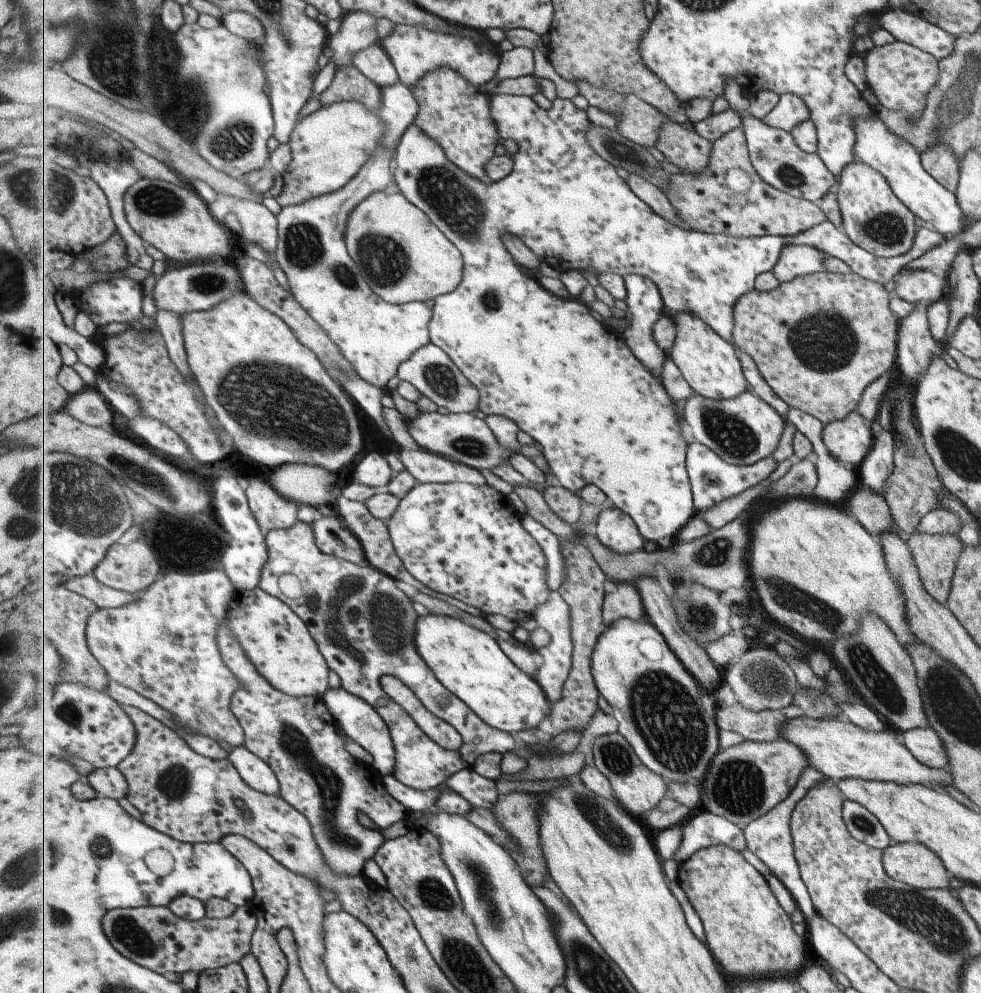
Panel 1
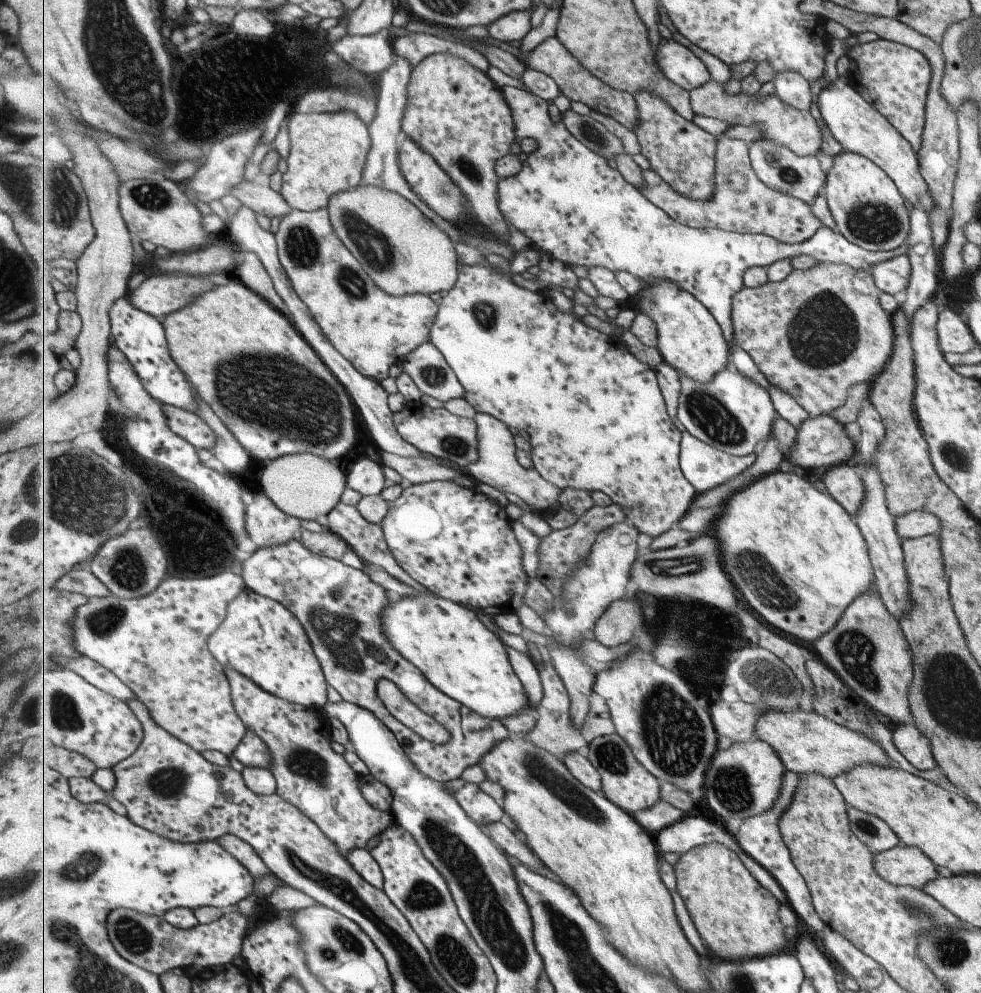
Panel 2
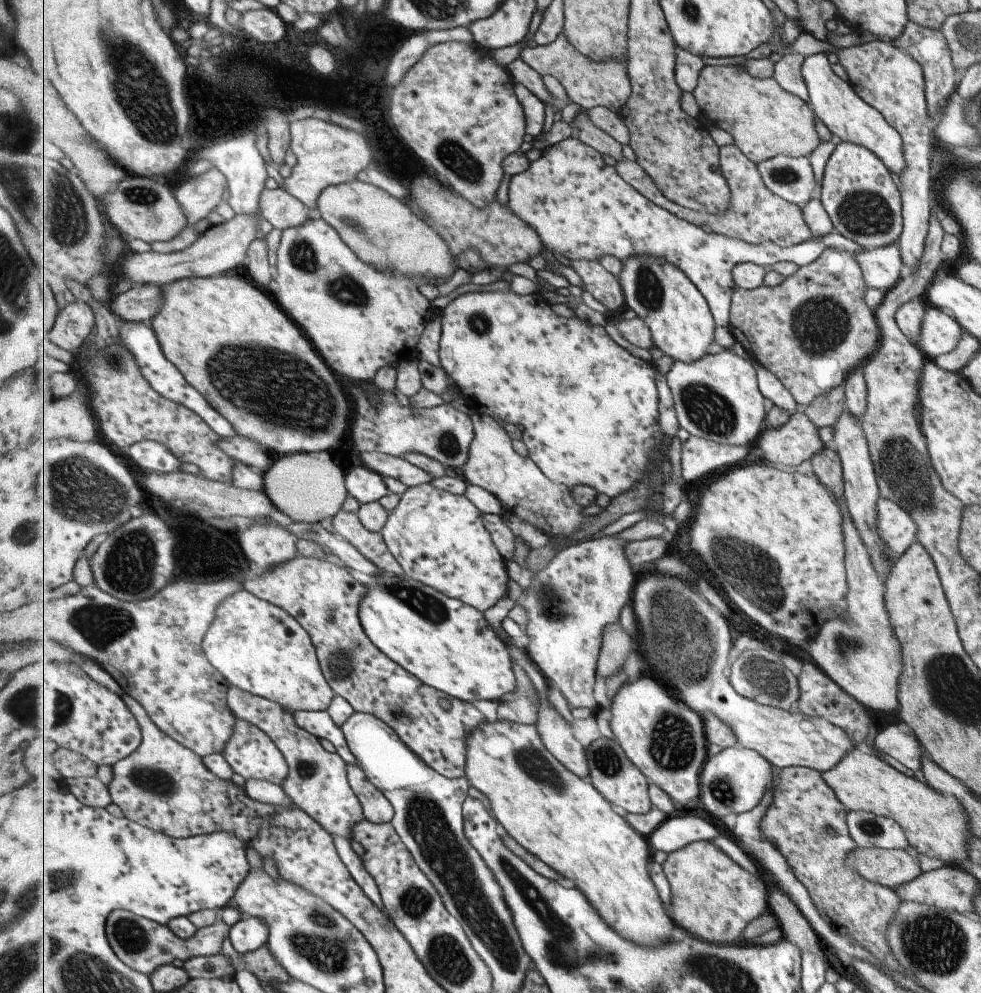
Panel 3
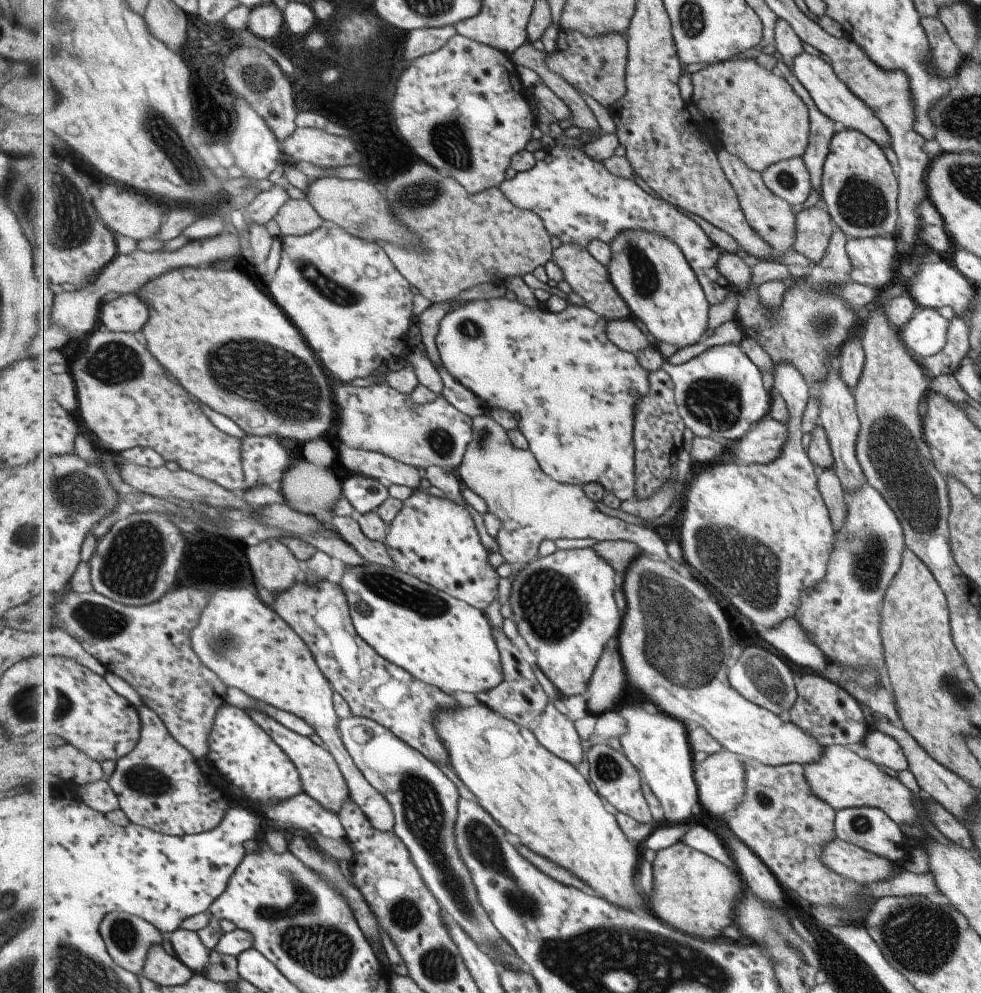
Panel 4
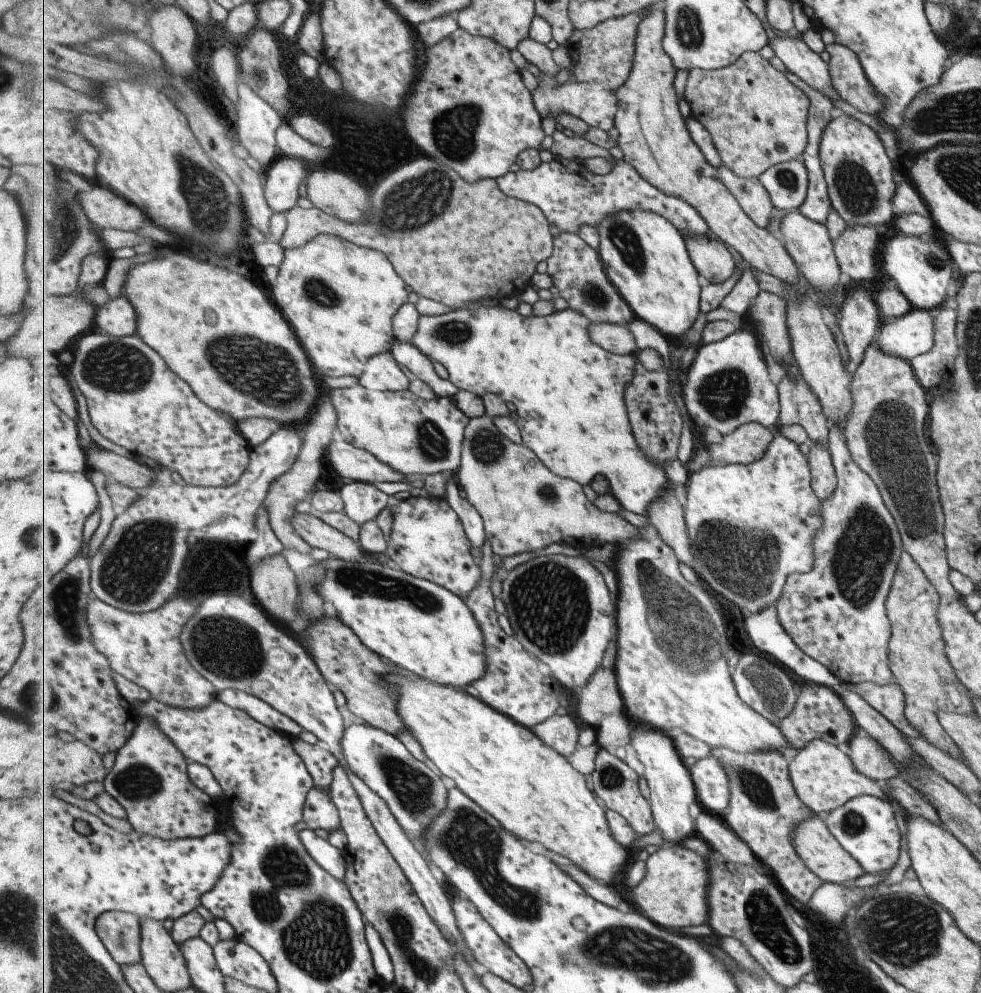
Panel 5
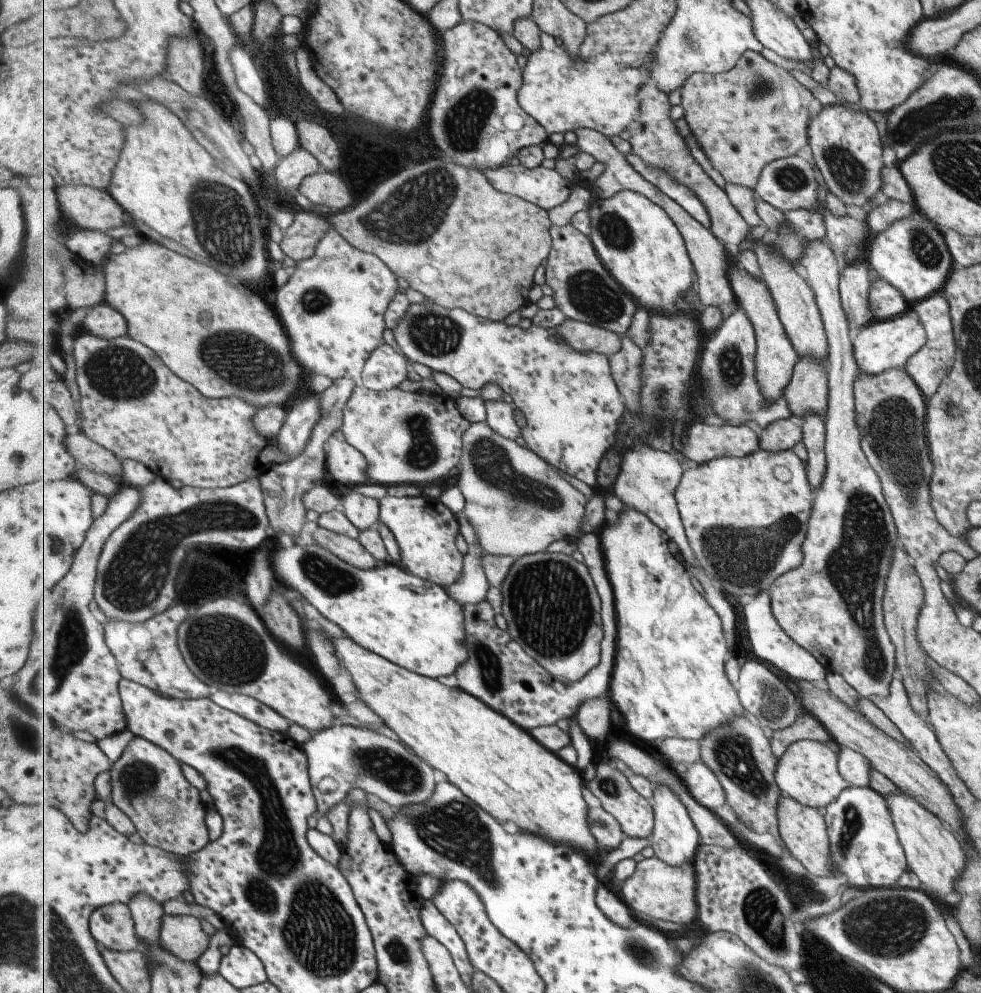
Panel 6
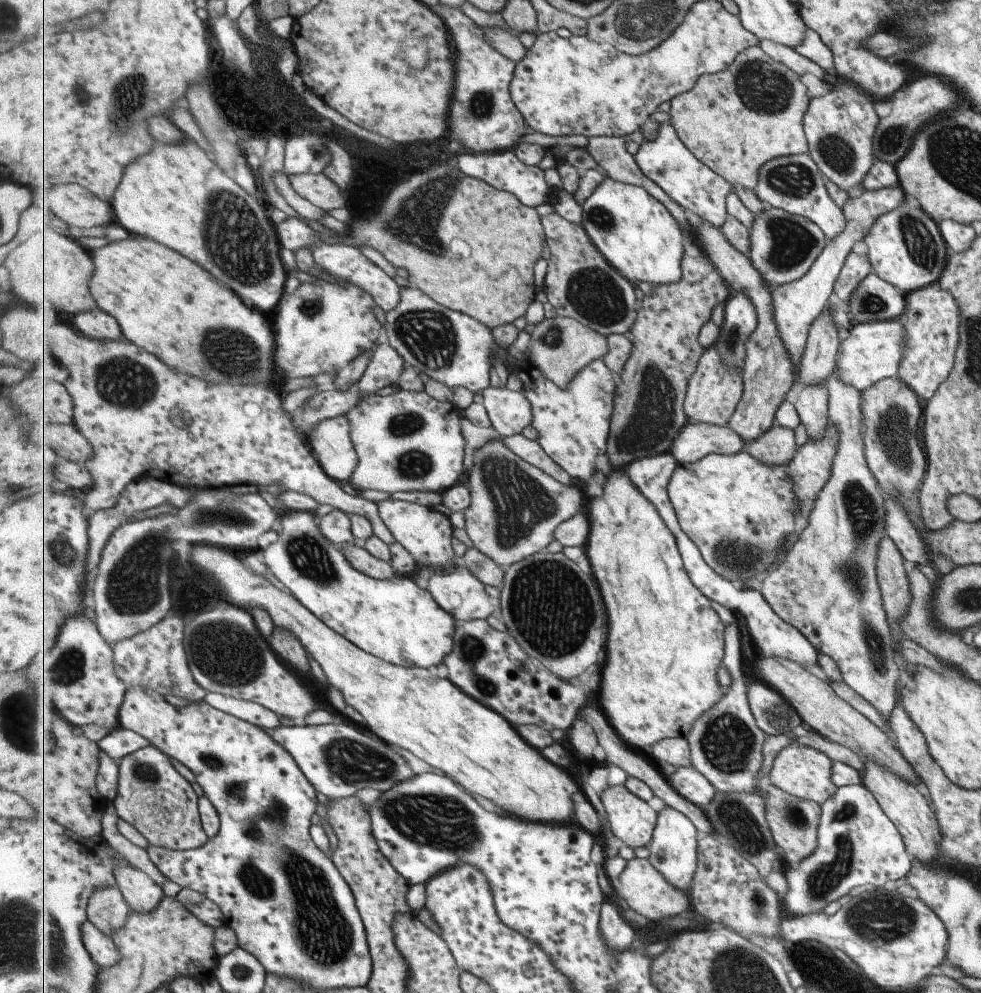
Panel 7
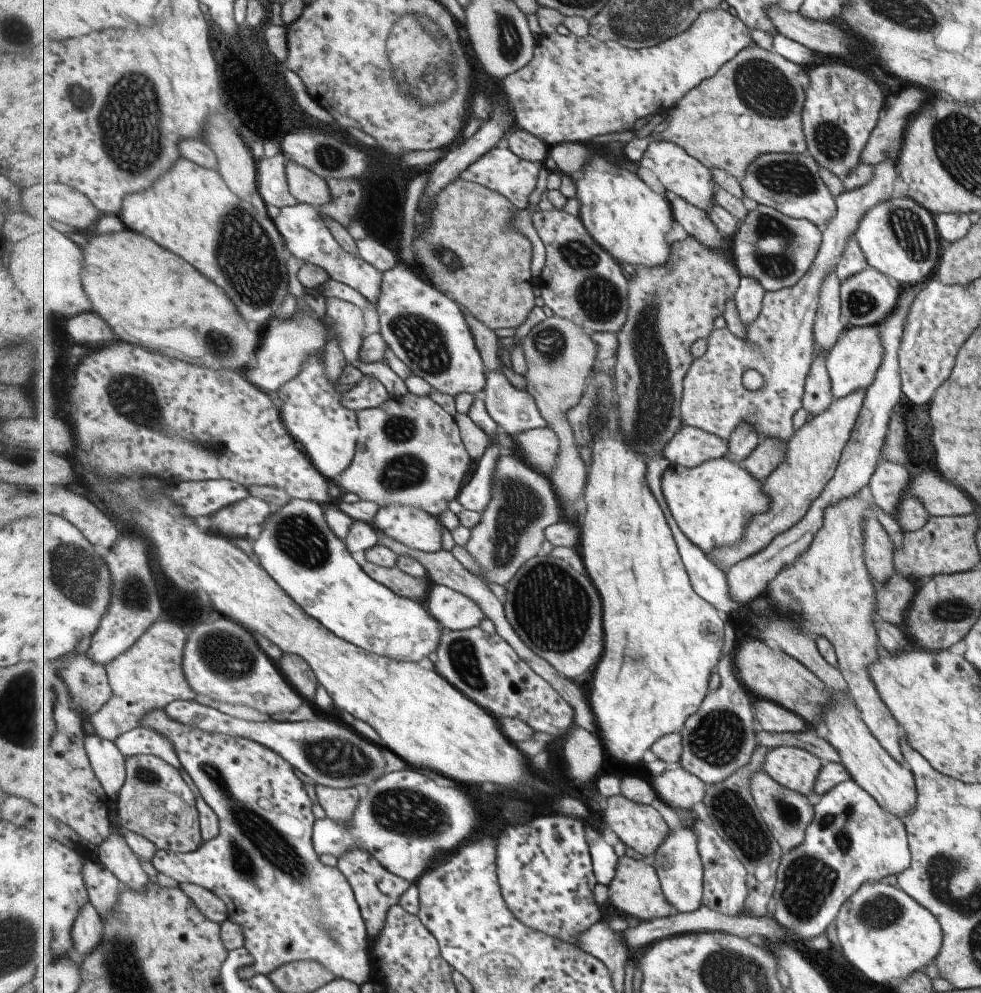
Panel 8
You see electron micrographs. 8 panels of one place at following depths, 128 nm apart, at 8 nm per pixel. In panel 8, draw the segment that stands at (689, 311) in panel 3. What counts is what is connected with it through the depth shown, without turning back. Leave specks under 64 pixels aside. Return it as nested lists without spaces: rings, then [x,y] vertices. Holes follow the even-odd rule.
[[[596,153],[591,156],[591,160],[585,166],[585,178],[576,180],[576,196],[581,200],[581,216],[584,225],[588,228],[592,237],[603,247],[617,262],[621,264],[629,264],[632,267],[639,268],[655,268],[655,266],[663,266],[669,262],[673,243],[667,242],[667,234],[673,228],[674,212],[670,201],[661,193],[655,192],[637,172],[633,172],[633,168],[619,164],[615,160],[611,160],[606,153]]]

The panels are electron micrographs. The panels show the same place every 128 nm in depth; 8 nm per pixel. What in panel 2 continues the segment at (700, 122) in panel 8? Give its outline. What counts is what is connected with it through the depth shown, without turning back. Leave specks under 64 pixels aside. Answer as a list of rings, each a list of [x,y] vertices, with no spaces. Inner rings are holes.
[[[713,80],[693,90],[691,96],[693,112],[699,116],[719,118],[719,120],[725,120],[727,124],[765,128],[763,139],[773,140],[779,146],[787,146],[801,157],[814,155],[820,149],[820,130],[809,111],[803,112],[783,104],[783,100],[777,94],[771,94],[765,98],[757,98],[756,95],[749,98],[730,97],[723,92],[723,85]]]

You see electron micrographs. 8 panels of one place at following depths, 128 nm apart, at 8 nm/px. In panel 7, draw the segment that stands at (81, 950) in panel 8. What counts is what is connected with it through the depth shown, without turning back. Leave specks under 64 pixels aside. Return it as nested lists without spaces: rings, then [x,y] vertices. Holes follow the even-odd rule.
[[[87,919],[83,924],[84,942],[94,961],[101,968],[113,968],[123,960],[117,944],[107,934],[103,934],[93,922]]]

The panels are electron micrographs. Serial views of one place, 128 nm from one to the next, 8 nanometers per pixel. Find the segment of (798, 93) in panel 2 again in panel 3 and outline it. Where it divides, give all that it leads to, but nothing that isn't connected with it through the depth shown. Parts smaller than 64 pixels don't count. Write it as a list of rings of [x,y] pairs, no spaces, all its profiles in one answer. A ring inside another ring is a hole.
[[[800,53],[783,54],[775,64],[772,78],[781,85],[781,88],[807,103],[809,100],[808,92],[803,76],[801,76],[802,60],[803,57]]]

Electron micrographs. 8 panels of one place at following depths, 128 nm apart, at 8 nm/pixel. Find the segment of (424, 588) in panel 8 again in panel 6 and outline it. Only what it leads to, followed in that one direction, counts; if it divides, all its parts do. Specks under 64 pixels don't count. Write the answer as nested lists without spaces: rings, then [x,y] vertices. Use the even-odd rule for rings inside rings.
[[[317,525],[317,528],[313,530],[312,538],[313,542],[319,546],[327,548],[335,556],[341,557],[341,560],[359,569],[371,570],[371,568],[377,568],[378,565],[381,565],[378,560],[375,560],[373,554],[359,542],[358,538],[354,539],[345,534],[331,532],[320,525]]]

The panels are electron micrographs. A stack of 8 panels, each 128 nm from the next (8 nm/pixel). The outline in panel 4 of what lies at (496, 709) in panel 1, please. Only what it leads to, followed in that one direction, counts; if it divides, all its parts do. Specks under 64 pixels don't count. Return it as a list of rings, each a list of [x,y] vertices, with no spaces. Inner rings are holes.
[[[368,562],[365,566],[349,567],[347,573],[342,576],[340,580],[341,588],[345,592],[345,596],[349,598],[353,624],[356,625],[357,632],[364,637],[365,642],[376,648],[377,652],[384,656],[387,660],[393,661],[397,666],[405,668],[413,676],[424,680],[425,684],[430,684],[440,688],[441,690],[448,690],[449,692],[472,692],[474,695],[480,692],[487,692],[497,688],[503,680],[505,680],[504,669],[501,662],[501,652],[497,648],[497,640],[493,636],[493,626],[487,620],[485,613],[480,608],[475,608],[472,604],[467,604],[464,600],[459,600],[457,597],[451,596],[449,593],[437,590],[434,586],[415,578],[406,572],[403,572],[399,567],[389,568],[381,566],[379,563]]]

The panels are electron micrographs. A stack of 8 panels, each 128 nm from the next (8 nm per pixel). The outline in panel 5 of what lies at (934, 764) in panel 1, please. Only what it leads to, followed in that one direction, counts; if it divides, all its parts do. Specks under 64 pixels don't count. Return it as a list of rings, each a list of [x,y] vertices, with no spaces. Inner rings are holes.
[[[863,731],[853,732],[846,749],[853,768],[857,768],[857,772],[861,772],[865,778],[873,782],[883,782],[899,776],[891,754]]]

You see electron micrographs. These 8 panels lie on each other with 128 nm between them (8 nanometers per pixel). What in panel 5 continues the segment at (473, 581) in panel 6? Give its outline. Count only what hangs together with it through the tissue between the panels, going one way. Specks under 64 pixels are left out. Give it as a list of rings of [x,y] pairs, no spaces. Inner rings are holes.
[[[451,480],[447,486],[446,500],[461,518],[465,533],[474,547],[473,550],[480,551],[485,544],[486,527],[481,514],[467,498],[461,497],[460,490],[459,485]]]

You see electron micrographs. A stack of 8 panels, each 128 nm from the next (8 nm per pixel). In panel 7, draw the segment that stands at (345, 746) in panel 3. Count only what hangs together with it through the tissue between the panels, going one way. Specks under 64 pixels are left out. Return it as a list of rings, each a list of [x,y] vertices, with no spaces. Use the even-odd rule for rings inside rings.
[[[219,692],[207,693],[204,700],[207,704],[211,704],[211,706],[241,720],[258,725],[264,730],[275,730],[275,728],[282,726],[279,722],[281,717],[278,714],[257,702],[225,696],[225,694]]]

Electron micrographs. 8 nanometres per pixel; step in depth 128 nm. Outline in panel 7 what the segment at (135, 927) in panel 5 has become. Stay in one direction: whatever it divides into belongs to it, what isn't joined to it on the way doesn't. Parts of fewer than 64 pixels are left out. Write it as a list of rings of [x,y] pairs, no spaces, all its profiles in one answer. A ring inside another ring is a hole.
[[[119,887],[97,888],[88,904],[88,919],[109,938],[125,926],[130,904]]]

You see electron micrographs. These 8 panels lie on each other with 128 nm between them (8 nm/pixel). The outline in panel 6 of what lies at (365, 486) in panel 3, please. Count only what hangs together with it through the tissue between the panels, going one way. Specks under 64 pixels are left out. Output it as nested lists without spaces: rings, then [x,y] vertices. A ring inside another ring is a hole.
[[[352,489],[341,490],[343,511],[361,531],[377,527],[380,521],[380,500],[363,496]]]

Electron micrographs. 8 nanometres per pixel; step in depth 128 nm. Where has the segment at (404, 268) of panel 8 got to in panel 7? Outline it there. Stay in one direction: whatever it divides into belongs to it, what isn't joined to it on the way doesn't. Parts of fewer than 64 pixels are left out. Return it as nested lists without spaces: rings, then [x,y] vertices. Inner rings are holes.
[[[412,284],[408,288],[401,289],[399,306],[395,310],[387,312],[386,315],[382,315],[382,319],[385,328],[383,338],[389,340],[395,350],[399,350],[403,360],[420,371],[421,375],[439,381],[451,390],[457,386],[468,388],[471,392],[481,392],[489,388],[493,358],[499,356],[510,367],[510,373],[520,379],[522,382],[521,391],[533,406],[532,426],[541,434],[537,442],[557,464],[561,465],[561,468],[565,468],[573,478],[577,478],[577,484],[589,484],[589,476],[593,476],[593,473],[599,470],[597,469],[597,460],[601,460],[601,456],[605,456],[609,452],[612,416],[616,407],[616,387],[619,384],[617,375],[609,368],[608,364],[605,364],[604,359],[594,360],[589,366],[583,368],[573,378],[571,386],[567,390],[563,390],[555,382],[547,380],[543,376],[543,372],[536,371],[530,345],[527,346],[527,352],[523,354],[524,361],[521,364],[512,362],[507,355],[509,346],[505,349],[499,347],[493,340],[492,330],[489,326],[485,326],[481,320],[477,320],[465,312],[454,311],[444,304],[439,304],[437,300],[433,300],[432,296],[427,296],[423,290],[415,288]]]

